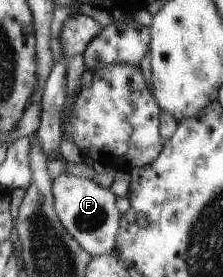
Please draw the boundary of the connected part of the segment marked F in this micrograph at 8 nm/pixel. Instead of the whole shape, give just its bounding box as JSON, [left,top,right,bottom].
[51,173,120,257]

